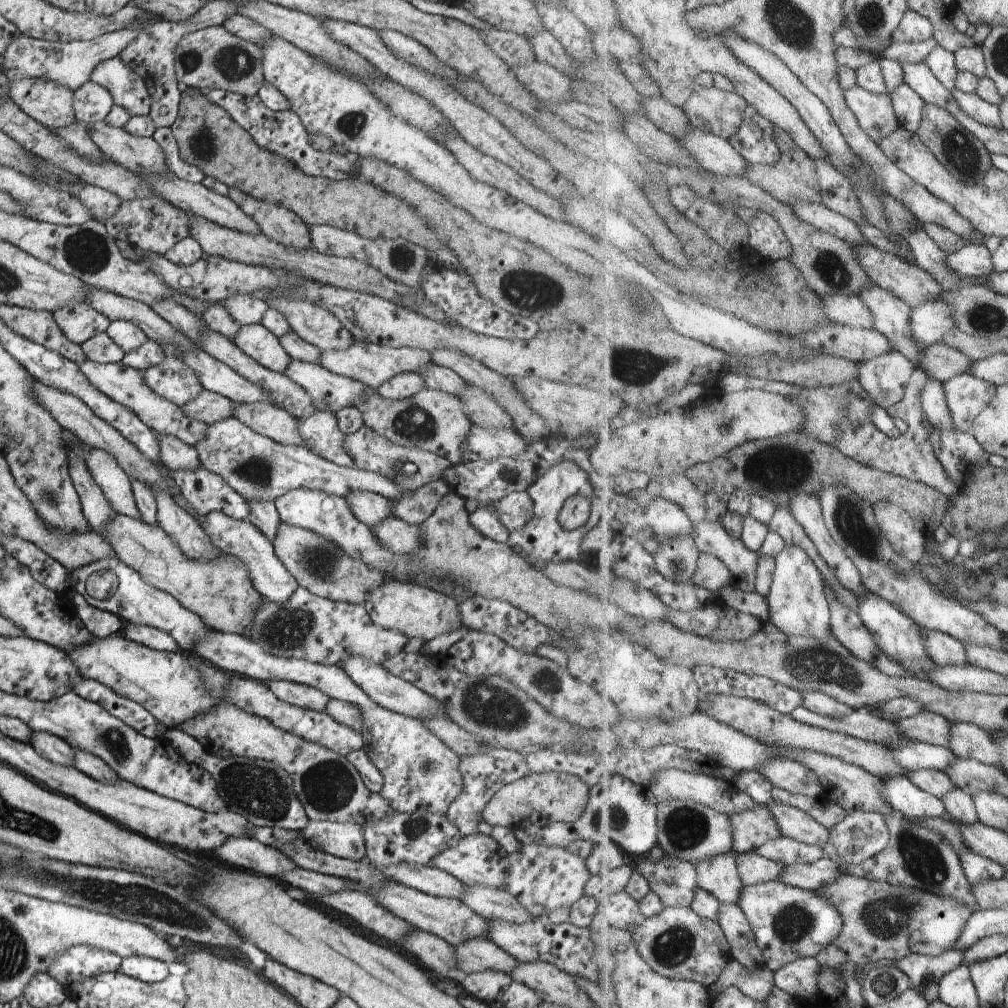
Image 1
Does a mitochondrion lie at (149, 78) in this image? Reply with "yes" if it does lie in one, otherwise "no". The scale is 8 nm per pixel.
no

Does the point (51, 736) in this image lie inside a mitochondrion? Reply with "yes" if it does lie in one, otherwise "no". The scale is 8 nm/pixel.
no

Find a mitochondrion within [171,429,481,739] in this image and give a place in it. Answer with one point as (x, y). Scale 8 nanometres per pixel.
(287, 630)

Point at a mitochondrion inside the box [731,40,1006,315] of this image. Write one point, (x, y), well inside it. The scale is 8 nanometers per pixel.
(959, 150)

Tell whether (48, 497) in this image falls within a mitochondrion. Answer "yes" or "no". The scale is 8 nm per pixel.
yes

